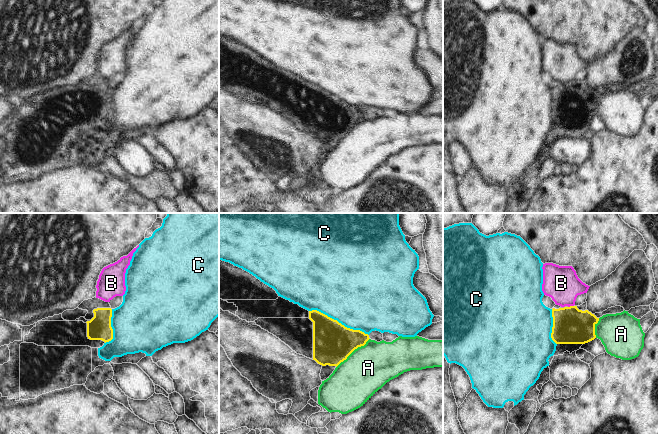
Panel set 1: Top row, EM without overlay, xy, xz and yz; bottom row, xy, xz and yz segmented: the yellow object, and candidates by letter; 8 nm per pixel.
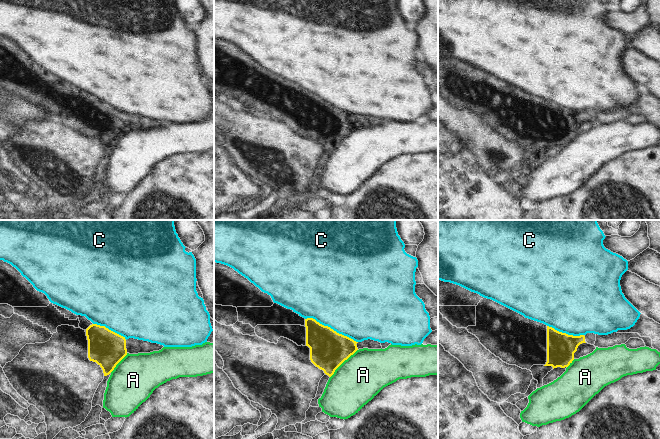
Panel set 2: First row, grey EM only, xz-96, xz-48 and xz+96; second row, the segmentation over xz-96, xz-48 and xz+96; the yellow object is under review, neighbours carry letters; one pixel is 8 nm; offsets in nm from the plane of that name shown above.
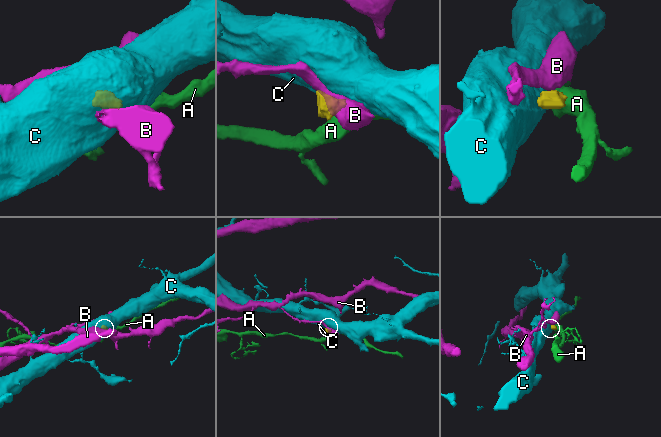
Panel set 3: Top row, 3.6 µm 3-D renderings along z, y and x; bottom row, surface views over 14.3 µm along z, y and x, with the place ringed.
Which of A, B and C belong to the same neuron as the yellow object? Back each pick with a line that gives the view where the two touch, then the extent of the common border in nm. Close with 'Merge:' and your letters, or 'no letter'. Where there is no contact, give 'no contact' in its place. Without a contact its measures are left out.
C: meets yellow in xz; contact 500 nm long
Merge: C

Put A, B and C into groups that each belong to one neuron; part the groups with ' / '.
A / B / C

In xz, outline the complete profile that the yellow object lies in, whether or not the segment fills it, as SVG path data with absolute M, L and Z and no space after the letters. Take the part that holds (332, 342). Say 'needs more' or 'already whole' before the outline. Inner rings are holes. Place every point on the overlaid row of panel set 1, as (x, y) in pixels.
needs more | M219 213L219 260L242 268L273 288L278 296L309 311L309 319L313 322L313 360L322 366L337 367L355 349L366 344L372 331L415 337L432 324L434 317L426 298L413 285L419 256L405 240L399 226L399 213Z

